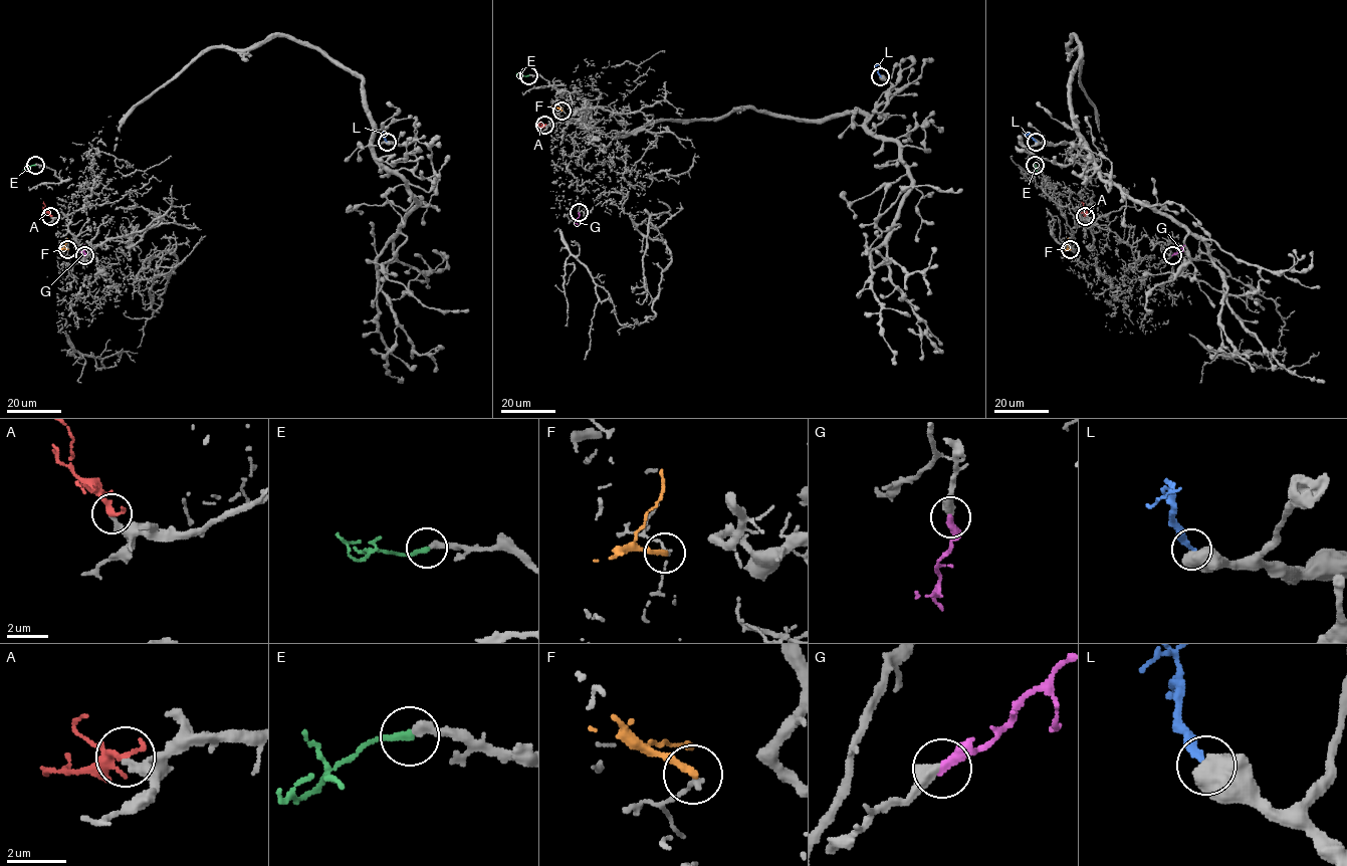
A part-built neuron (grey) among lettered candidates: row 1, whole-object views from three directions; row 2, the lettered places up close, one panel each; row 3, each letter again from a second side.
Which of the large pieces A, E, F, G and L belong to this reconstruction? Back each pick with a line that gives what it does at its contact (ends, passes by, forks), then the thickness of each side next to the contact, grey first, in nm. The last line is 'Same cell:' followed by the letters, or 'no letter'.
A: it ends there; 260 nm thick on the grey side, 240 nm on the other
E: it ends there; 340 nm thick on the grey side, 240 nm on the other
G: it ends there; 460 nm thick on the grey side, 360 nm on the other
Same cell: A, E, G

